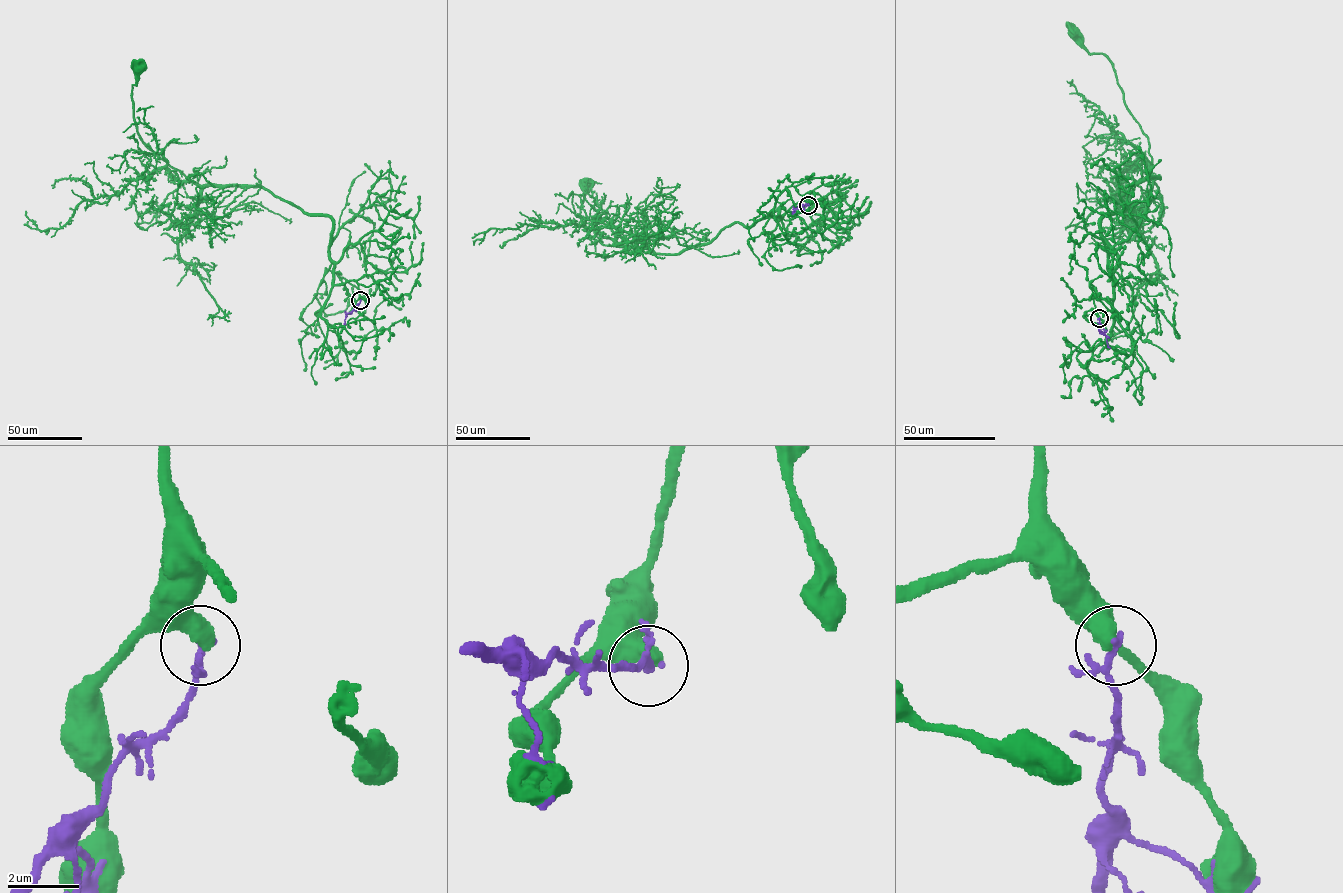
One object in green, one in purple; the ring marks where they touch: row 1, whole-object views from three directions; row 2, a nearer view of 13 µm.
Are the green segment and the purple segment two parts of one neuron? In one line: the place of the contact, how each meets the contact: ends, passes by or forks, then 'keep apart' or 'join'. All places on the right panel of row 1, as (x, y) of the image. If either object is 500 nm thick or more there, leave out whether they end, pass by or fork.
at (1099, 318); keep apart

